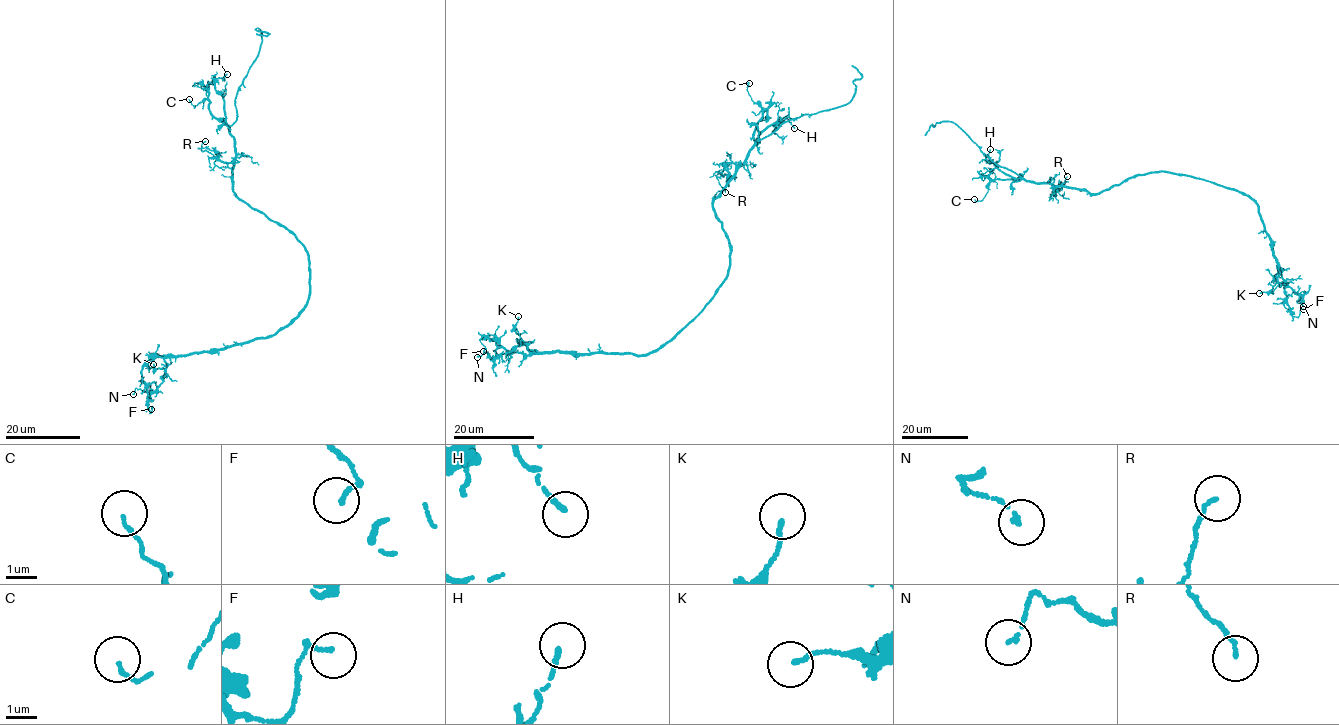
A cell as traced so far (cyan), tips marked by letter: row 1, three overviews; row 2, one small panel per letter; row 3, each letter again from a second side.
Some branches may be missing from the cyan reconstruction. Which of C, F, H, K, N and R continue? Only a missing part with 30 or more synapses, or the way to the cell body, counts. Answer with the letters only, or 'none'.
none

